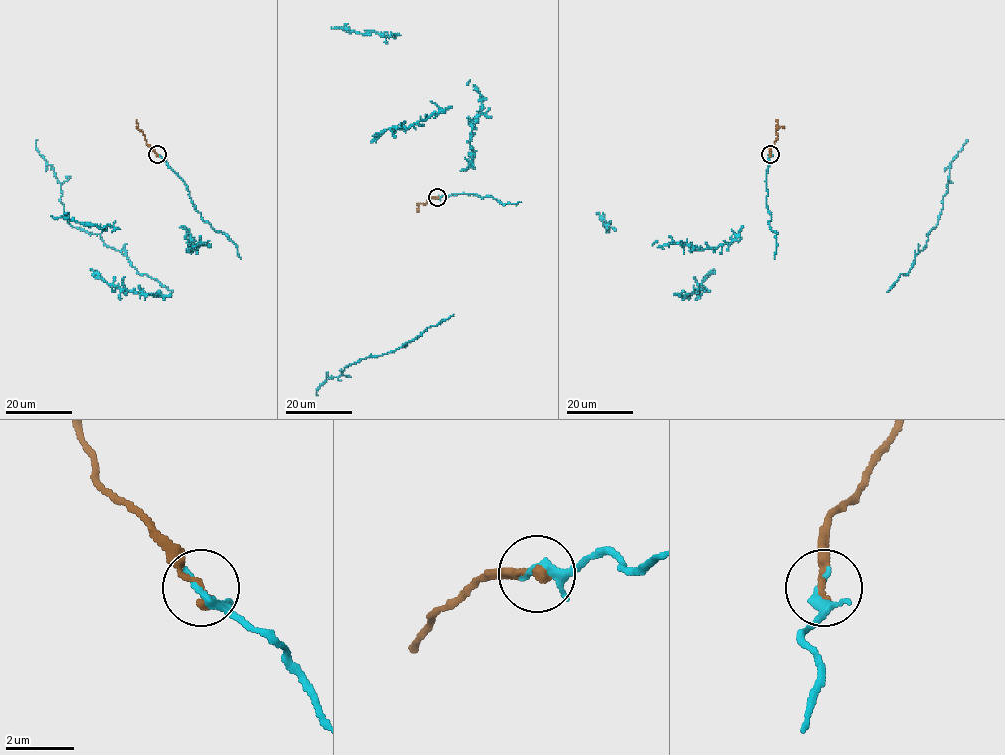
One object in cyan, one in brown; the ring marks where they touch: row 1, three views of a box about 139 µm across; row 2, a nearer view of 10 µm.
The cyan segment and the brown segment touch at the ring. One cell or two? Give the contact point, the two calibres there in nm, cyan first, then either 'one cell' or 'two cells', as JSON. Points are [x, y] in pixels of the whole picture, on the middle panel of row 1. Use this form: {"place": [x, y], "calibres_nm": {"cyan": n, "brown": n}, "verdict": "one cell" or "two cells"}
{"place": [437, 197], "calibres_nm": {"cyan": 190, "brown": 320}, "verdict": "one cell"}

